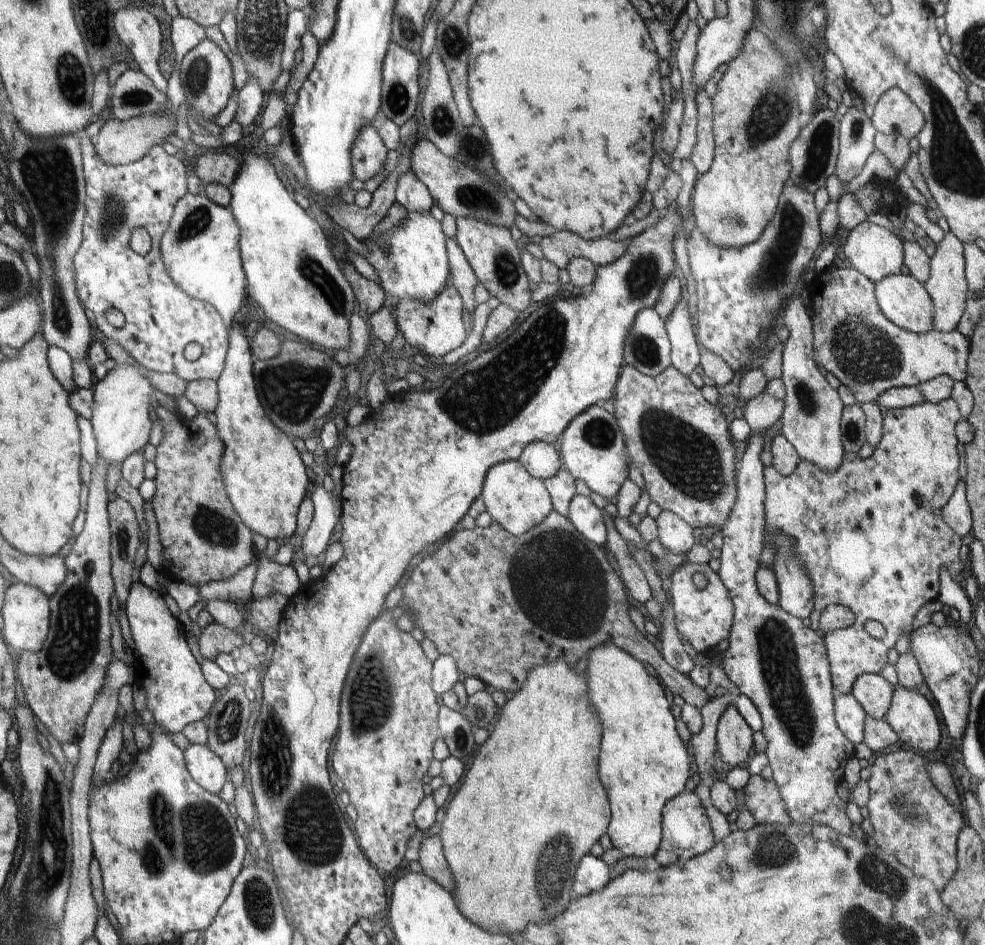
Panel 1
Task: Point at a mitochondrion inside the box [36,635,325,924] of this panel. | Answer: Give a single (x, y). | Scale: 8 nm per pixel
(202, 833)

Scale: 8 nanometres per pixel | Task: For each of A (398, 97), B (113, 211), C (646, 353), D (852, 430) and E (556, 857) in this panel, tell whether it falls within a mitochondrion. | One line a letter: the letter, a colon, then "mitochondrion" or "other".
A: mitochondrion
B: mitochondrion
C: mitochondrion
D: mitochondrion
E: mitochondrion

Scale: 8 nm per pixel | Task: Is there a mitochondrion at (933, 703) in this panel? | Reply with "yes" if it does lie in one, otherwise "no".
no

